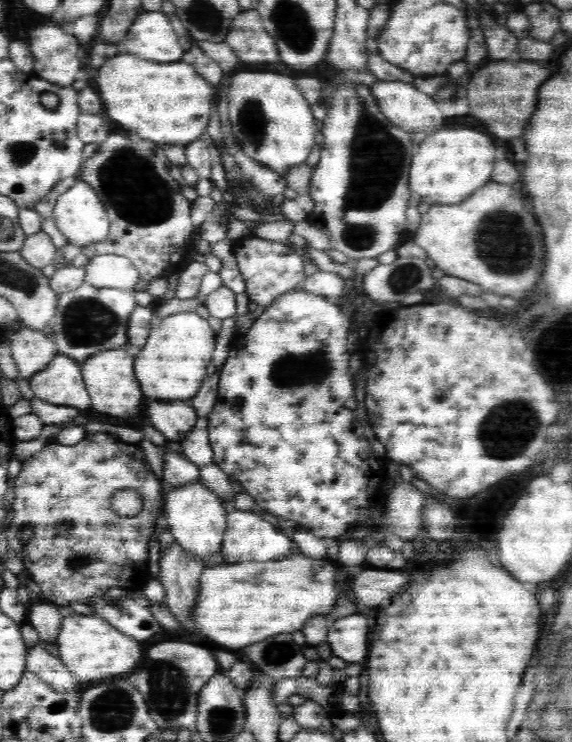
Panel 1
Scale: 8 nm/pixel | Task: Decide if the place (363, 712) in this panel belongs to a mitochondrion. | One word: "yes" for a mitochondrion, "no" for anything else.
no

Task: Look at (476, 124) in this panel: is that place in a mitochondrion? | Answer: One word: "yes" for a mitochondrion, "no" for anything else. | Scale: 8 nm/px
no

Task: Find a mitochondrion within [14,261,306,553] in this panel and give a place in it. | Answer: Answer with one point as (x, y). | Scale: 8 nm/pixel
(88, 321)

